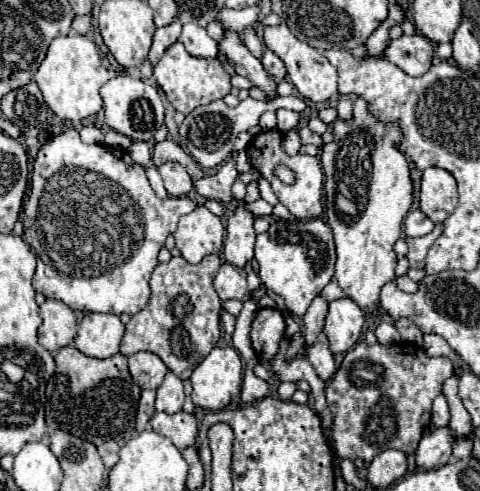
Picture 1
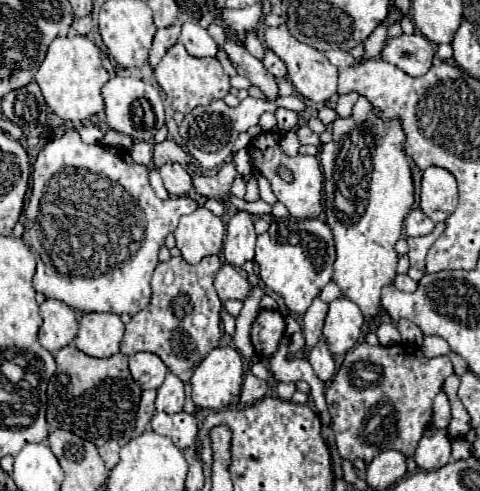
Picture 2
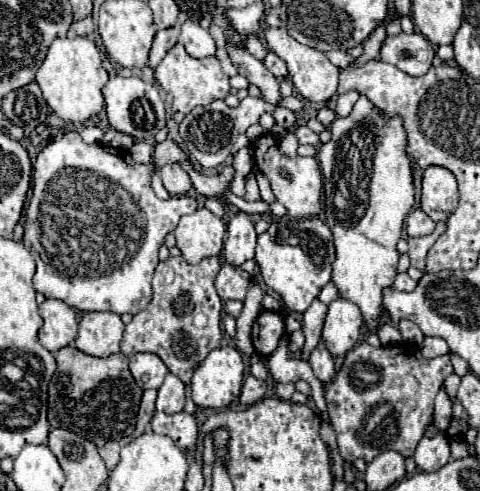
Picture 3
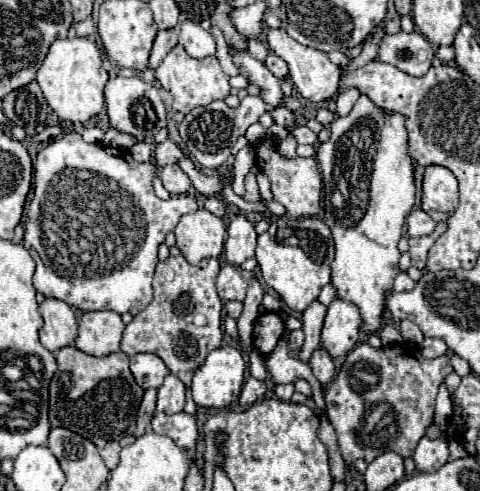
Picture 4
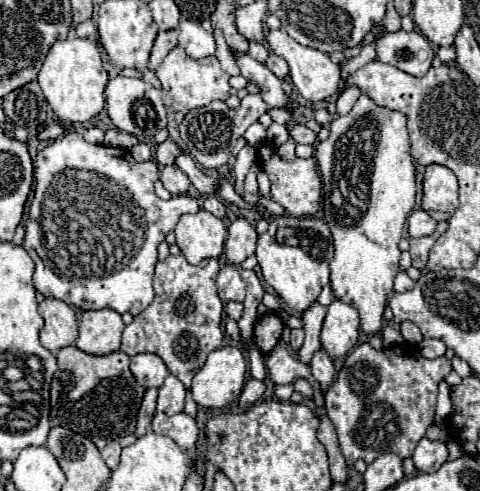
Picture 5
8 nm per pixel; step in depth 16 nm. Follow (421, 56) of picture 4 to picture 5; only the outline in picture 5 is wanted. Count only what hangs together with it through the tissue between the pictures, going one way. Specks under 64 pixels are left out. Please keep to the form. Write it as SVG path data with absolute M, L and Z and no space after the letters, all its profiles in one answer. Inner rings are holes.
M416 30L386 32L376 40L376 60L392 64L412 76L424 76L432 66L434 48L428 38Z

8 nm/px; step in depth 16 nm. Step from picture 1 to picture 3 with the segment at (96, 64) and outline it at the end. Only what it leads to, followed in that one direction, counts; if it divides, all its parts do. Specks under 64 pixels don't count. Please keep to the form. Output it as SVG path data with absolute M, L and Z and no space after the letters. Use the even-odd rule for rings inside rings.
M82 36L56 38L42 62L36 82L42 88L44 100L66 122L86 122L104 108L102 88L108 82L108 72L102 68L102 56L98 46Z

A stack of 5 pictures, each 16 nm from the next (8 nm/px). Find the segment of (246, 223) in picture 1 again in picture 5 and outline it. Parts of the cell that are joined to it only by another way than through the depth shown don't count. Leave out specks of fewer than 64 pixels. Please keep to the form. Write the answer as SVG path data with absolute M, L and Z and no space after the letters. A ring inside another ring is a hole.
M236 218L228 228L228 240L226 240L226 258L232 264L244 262L248 256L256 250L258 234L254 226L250 226L244 218Z

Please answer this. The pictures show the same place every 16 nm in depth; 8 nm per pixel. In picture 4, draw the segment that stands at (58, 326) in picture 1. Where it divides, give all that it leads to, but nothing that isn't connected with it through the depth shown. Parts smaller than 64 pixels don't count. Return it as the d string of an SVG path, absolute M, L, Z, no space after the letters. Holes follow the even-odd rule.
M46 298L40 304L40 314L44 318L44 328L40 330L40 342L46 350L56 354L64 346L72 346L78 336L76 312L62 300Z

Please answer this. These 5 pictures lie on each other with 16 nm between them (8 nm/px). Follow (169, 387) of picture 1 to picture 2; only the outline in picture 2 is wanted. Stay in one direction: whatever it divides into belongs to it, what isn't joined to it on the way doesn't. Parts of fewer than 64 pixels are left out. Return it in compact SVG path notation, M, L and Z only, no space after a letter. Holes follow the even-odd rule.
M168 372L164 384L158 388L156 410L166 414L176 414L182 412L182 406L184 406L184 384L178 376Z

